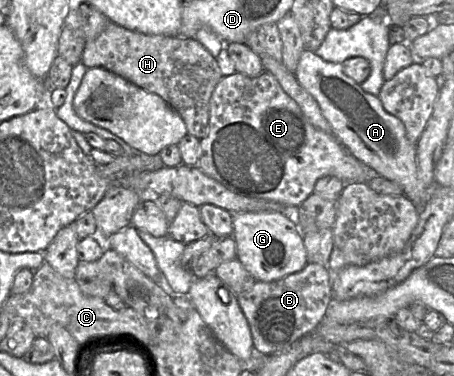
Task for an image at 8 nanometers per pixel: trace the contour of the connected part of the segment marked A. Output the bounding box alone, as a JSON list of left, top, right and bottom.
[294,50,425,209]

